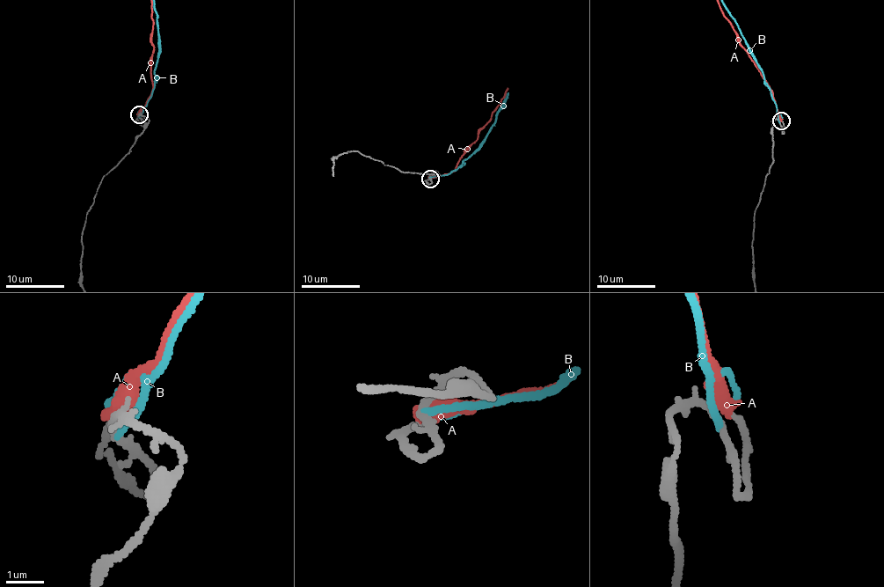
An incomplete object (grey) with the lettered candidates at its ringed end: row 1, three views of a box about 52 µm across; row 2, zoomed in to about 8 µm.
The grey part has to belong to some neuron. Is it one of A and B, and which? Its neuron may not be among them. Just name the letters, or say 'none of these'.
A

